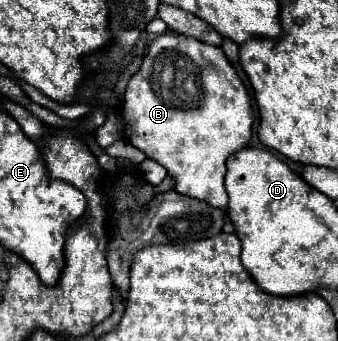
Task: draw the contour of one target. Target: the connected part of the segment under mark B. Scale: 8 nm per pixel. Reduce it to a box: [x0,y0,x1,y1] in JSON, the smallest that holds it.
[121,33,253,209]

